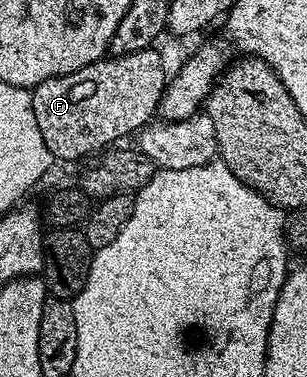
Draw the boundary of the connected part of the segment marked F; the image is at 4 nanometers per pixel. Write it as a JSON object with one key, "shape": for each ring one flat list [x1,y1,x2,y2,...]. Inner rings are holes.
{"shape":[[150,48,143,52,131,52,127,56,119,56,118,58,106,56,100,58,97,62,92,62,83,68,79,68,75,72,64,74,63,76,55,76,54,78,48,78,47,80,40,82,38,86,32,87,31,93,33,96,36,123,39,124,39,131,42,132,43,141,53,154,54,159,61,160,61,158,66,158,67,161,73,162,76,158,85,158,88,154,95,153,96,150,96,154,104,151,106,148,120,143,122,141,120,138,125,138,128,134,130,134,130,136,136,135,144,128,144,126,150,125,150,123,154,121,155,115,158,113,161,105,161,97,165,95,166,85,167,74,165,78,165,62,161,59,161,54,157,51,157,48]]}

